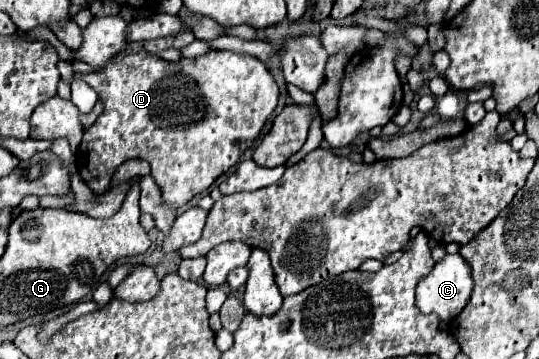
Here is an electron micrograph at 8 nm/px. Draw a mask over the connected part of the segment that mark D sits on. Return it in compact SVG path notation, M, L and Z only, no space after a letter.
M209 51L209 55L201 55L201 57L195 57L195 59L181 59L177 65L169 63L169 61L161 61L155 55L131 55L131 53L125 53L121 57L111 59L103 67L103 71L99 71L99 73L81 75L79 71L73 71L73 77L87 81L99 93L99 97L103 99L103 107L105 107L103 113L97 117L97 121L83 133L83 141L81 141L79 151L77 151L77 169L79 169L81 179L87 183L87 187L93 193L101 195L101 193L105 193L111 187L113 173L115 173L115 169L121 163L125 163L129 159L143 159L143 161L147 161L151 165L151 177L155 179L157 187L161 189L163 203L167 207L171 207L171 209L179 209L179 207L187 205L195 195L207 191L217 181L217 177L221 177L223 173L227 173L239 161L239 157L253 145L253 141L261 133L265 121L275 111L277 99L279 99L279 87L277 87L273 75L267 71L267 67L257 57L253 57L253 55L241 55L241 53L231 53L231 51Z

